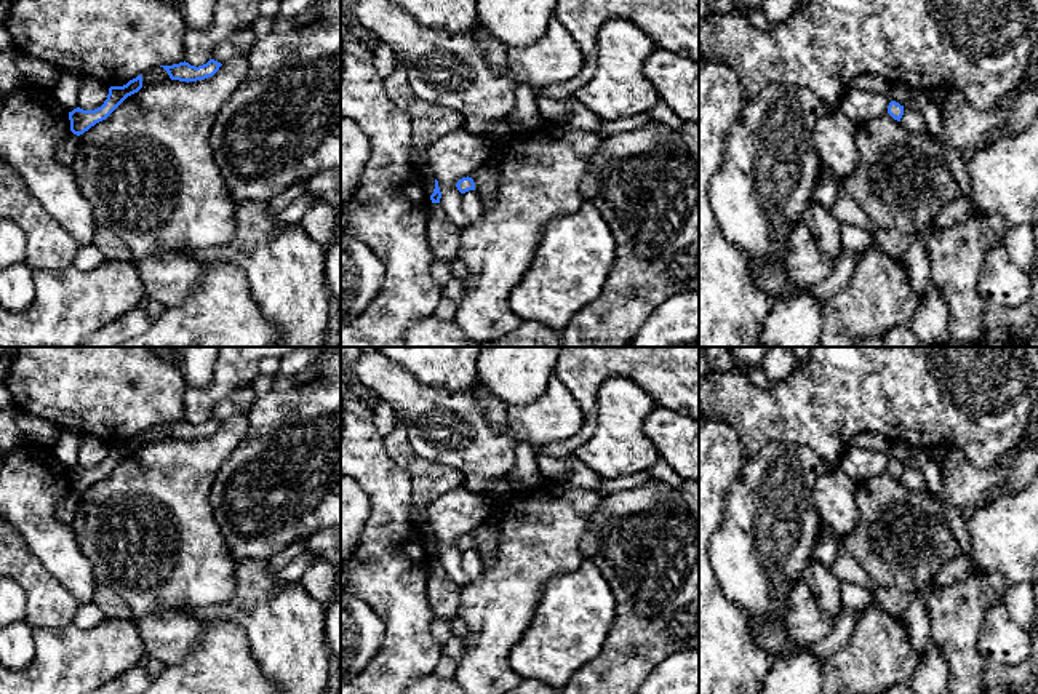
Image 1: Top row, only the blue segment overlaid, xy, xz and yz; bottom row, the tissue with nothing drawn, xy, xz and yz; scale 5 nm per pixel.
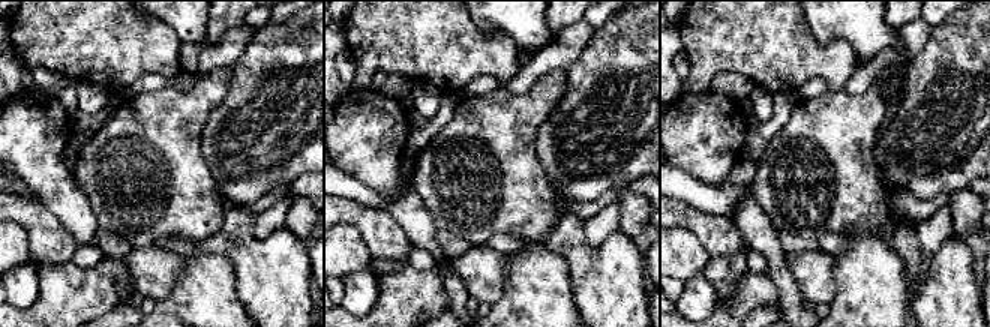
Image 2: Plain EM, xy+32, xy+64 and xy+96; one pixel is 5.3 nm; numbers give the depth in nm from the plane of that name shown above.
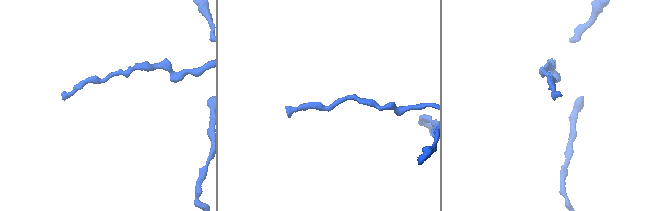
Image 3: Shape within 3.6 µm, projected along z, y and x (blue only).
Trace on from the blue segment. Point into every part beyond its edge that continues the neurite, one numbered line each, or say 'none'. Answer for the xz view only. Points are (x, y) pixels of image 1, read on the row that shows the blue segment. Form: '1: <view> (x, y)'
none

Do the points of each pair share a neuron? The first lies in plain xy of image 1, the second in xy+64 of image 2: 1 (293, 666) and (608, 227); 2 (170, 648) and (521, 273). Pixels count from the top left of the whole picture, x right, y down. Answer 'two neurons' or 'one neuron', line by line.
1: two neurons
2: two neurons

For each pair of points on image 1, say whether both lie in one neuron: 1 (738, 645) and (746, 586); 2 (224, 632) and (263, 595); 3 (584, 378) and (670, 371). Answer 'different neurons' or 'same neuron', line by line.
1: different neurons
2: different neurons
3: same neuron

